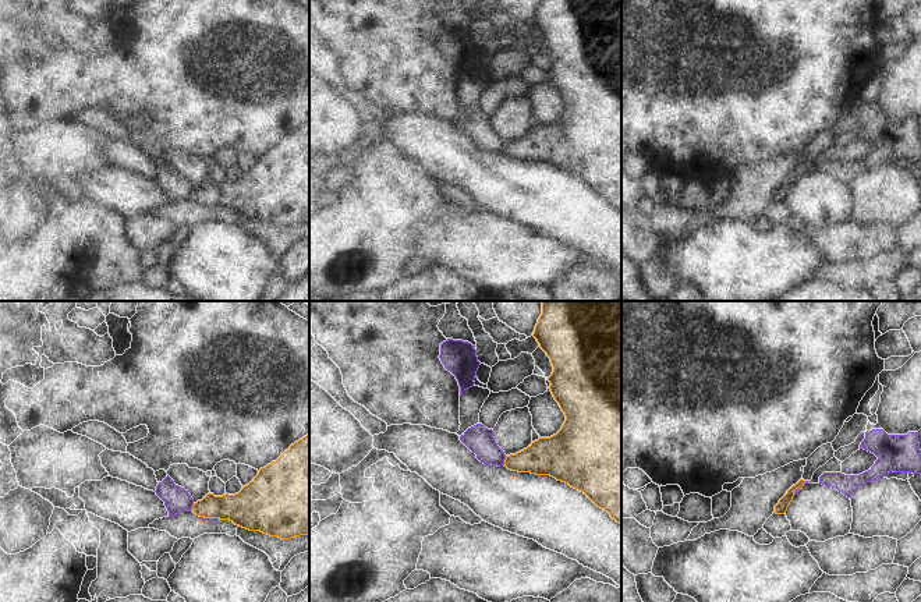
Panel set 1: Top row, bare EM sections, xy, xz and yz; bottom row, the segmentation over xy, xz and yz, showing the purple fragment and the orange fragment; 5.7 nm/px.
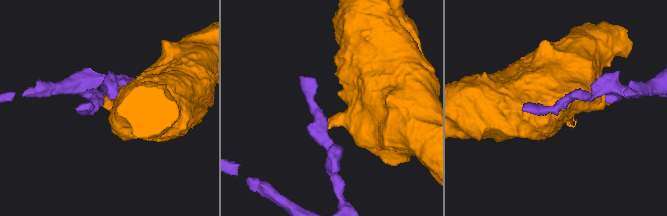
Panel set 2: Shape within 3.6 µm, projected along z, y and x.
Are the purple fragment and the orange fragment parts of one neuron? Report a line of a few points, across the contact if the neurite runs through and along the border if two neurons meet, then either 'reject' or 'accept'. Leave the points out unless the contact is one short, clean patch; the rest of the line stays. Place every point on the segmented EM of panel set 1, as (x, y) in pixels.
xz (506, 456), (503, 464) | reject

